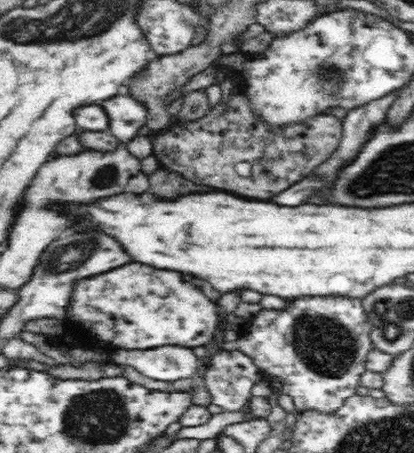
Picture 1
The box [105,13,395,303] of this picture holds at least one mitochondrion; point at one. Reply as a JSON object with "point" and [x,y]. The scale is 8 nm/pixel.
{"point":[328,77]}

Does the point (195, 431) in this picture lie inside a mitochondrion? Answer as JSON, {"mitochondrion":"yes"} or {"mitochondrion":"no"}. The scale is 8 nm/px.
{"mitochondrion":"no"}

